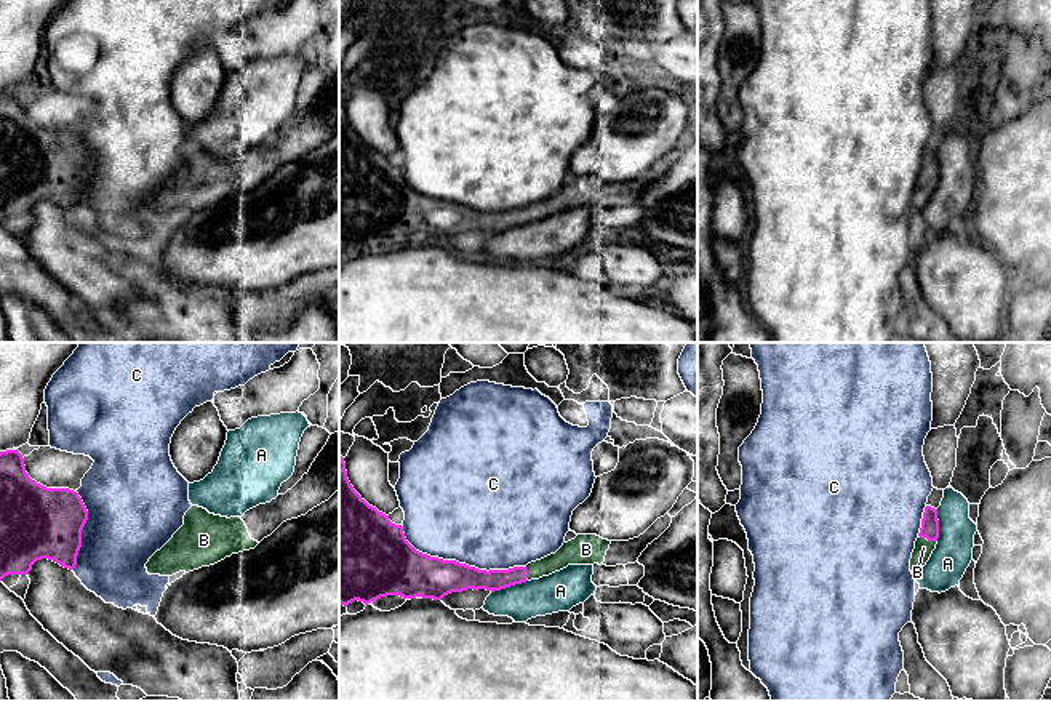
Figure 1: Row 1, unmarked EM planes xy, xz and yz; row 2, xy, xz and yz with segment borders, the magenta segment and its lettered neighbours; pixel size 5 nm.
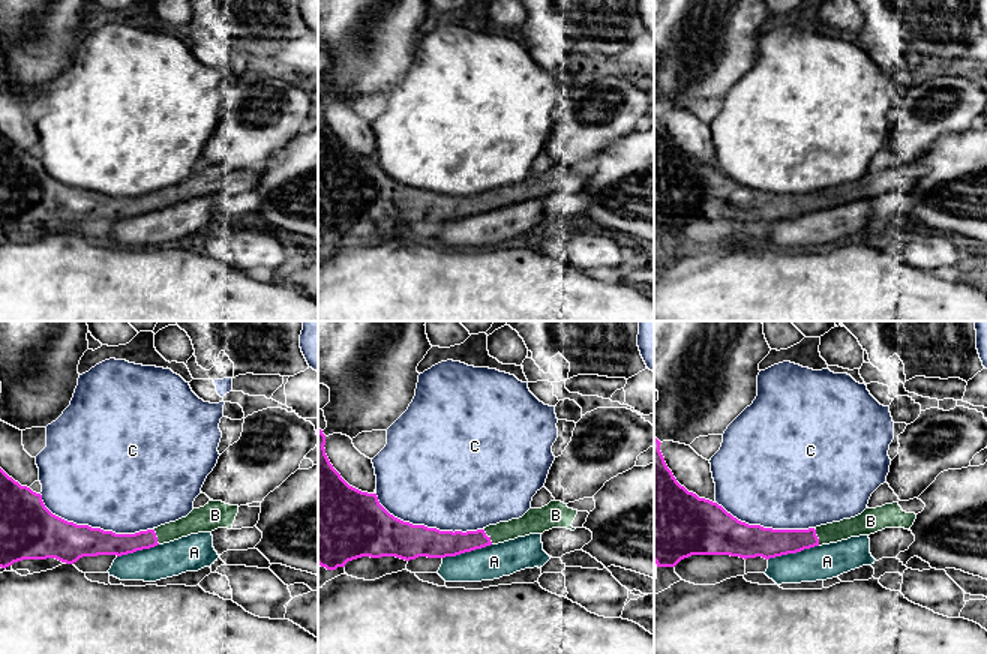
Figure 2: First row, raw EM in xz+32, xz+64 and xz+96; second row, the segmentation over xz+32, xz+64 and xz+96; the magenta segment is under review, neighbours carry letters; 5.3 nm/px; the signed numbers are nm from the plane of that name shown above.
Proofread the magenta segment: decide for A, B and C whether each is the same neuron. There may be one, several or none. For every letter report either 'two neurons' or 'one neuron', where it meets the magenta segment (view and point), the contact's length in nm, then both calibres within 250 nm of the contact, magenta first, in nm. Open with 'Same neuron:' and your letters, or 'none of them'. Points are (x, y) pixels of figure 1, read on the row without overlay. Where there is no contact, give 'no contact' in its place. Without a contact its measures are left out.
Same neuron: B
A: two neurons; contact xz (509, 228); length 200 nm; calibres 140 and 190 nm
B: one neuron; contact yz (928, 181); length 100 nm; calibres 100 and 90 nm
C: two neurons; contact xz (458, 204); length 650 nm; calibres 240 and 500 nm

